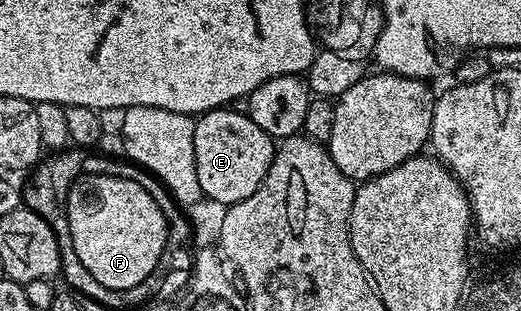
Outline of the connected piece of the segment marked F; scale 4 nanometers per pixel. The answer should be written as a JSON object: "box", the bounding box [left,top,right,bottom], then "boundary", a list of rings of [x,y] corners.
{"box":[67,171,167,291],"boundary":[[[92,171],[84,172],[82,175],[76,176],[67,187],[67,226],[69,227],[69,235],[73,243],[73,251],[77,255],[77,259],[81,259],[81,267],[85,267],[85,271],[89,271],[89,275],[93,275],[93,279],[97,283],[101,283],[104,291],[120,291],[135,287],[142,280],[148,279],[149,275],[153,275],[158,267],[162,252],[165,250],[167,237],[167,220],[165,215],[161,215],[161,207],[157,207],[156,201],[149,196],[149,191],[141,187],[140,183],[134,182],[133,179],[118,178],[117,175],[95,174]]]}

